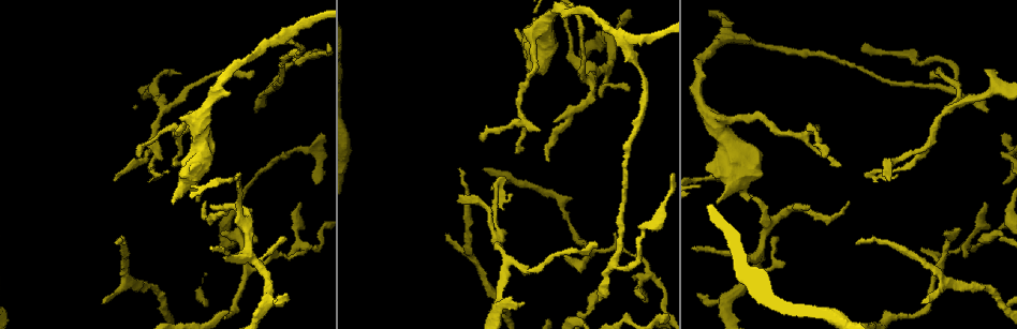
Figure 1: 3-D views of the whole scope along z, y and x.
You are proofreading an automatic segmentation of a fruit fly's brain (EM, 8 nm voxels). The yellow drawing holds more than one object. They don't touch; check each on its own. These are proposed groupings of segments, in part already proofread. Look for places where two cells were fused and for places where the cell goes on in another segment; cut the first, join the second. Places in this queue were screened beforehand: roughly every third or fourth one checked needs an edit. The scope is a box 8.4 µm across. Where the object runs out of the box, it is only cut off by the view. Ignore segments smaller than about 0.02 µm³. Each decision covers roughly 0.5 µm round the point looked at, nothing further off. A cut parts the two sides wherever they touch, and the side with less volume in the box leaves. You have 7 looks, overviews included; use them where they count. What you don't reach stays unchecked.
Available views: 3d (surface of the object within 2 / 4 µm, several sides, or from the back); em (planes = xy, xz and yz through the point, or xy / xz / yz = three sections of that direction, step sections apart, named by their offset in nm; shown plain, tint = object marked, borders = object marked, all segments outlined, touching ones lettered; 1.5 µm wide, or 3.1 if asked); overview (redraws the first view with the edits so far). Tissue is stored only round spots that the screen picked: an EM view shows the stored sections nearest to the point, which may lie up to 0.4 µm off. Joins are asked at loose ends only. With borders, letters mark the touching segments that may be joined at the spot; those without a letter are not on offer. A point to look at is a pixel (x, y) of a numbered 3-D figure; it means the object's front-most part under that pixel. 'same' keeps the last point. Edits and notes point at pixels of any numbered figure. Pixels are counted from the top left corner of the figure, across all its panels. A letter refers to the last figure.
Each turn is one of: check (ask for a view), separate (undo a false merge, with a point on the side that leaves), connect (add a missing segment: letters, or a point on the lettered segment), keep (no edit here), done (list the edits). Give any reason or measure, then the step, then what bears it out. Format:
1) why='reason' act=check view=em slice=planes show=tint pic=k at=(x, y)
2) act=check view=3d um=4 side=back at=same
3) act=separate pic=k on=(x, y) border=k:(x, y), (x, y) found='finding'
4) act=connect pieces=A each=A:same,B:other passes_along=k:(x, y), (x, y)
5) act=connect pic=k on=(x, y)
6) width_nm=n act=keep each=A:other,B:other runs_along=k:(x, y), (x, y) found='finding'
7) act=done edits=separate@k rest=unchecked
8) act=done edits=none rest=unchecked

why='branch stops here' act=check view=em slice=planes show=plain pic=1 at=(459, 169)

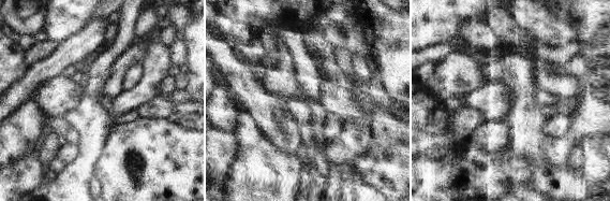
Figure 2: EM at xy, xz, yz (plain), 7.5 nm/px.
why='what lies round it' act=check view=em slice=planes show=borders at=same

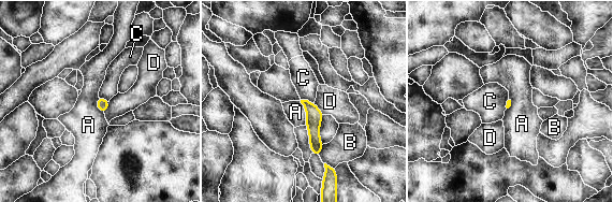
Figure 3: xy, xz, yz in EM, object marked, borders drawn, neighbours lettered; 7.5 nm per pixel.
act=keep each=A:other,B:other,C:other,D:other border=3:(300, 101), (306, 113), (306, 125) found='none of them fits'

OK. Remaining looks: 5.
why='free end' act=check view=em slice=yz step=4 show=tint pic=1 at=(841, 166)

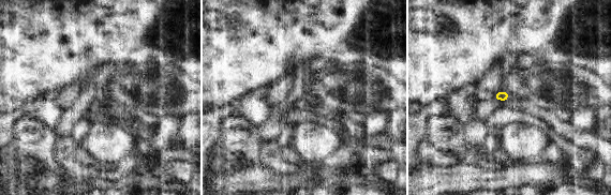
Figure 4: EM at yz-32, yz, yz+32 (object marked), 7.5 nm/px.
why='cut it another way' act=check view=em slice=xy step=4 show=tint at=same

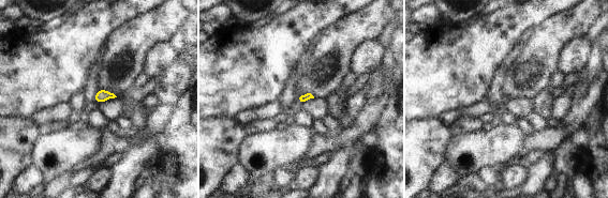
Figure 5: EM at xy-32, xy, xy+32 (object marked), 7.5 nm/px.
why='what lies round it' act=check view=em slice=xy step=4 show=borders at=same

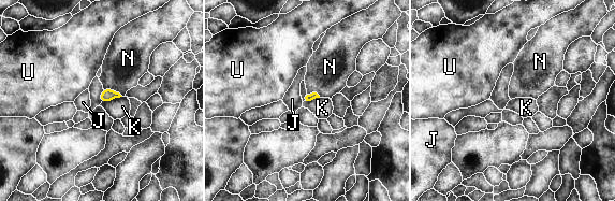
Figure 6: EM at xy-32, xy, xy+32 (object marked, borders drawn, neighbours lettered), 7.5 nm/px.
act=keep each=J:other,K:other,N:other,U:other border=6:(121, 96), (102, 102) found='none of them fits'

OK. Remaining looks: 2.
why='free end' act=check view=em slice=yz step=8 show=tint pic=1 at=(978, 240)

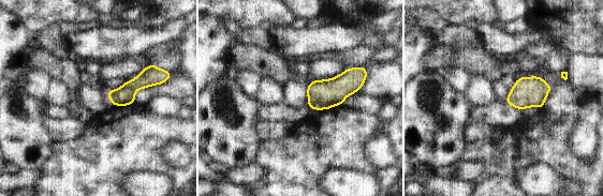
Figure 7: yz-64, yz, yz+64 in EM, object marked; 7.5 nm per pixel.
why='another direction' act=check view=em slice=planes show=borders at=same

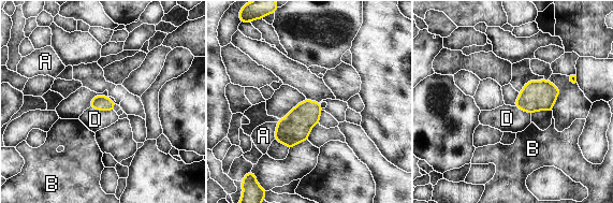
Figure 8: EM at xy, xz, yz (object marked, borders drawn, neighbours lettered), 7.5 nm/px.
act=keep each=A:other,B:other,D:other found='none of them fits'

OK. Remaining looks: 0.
act=done edits=none rest=unchecked

